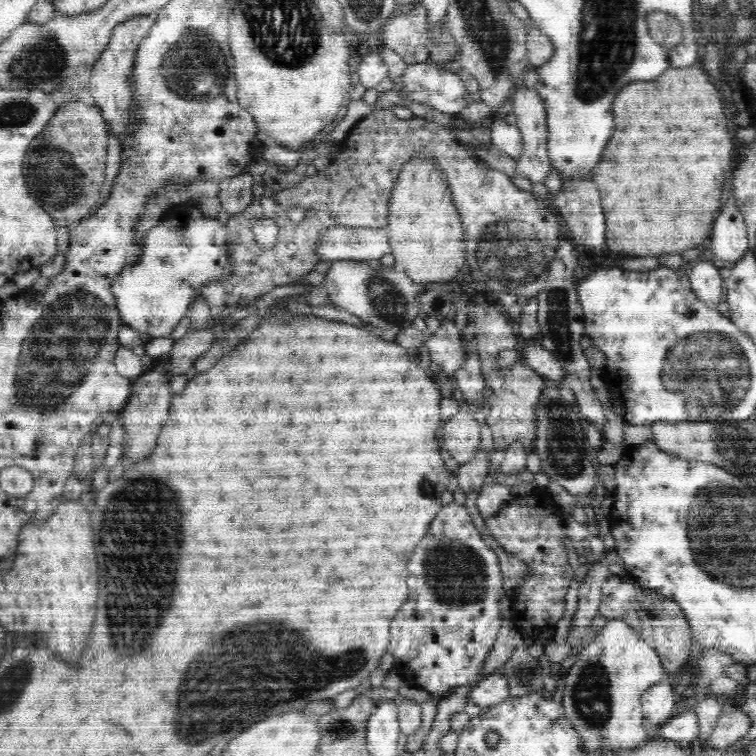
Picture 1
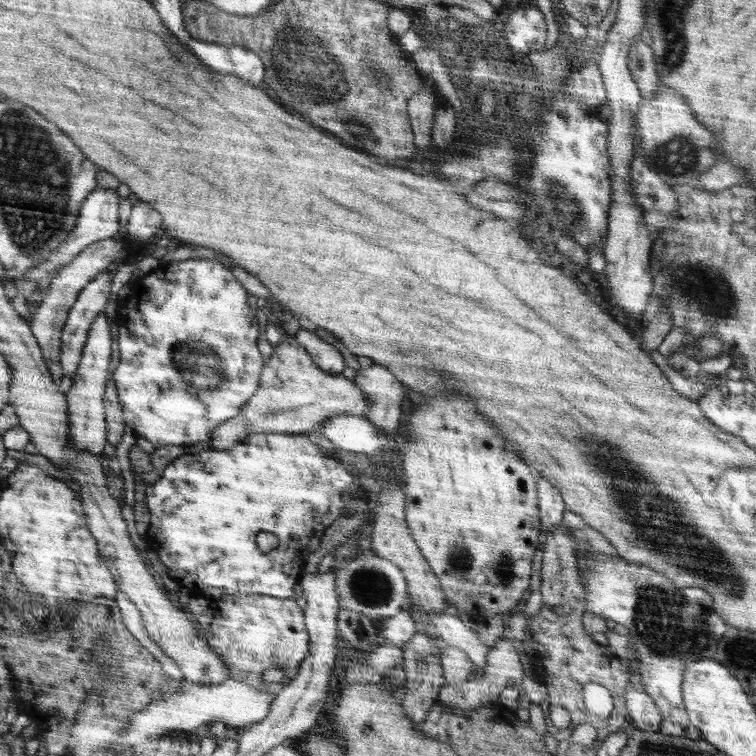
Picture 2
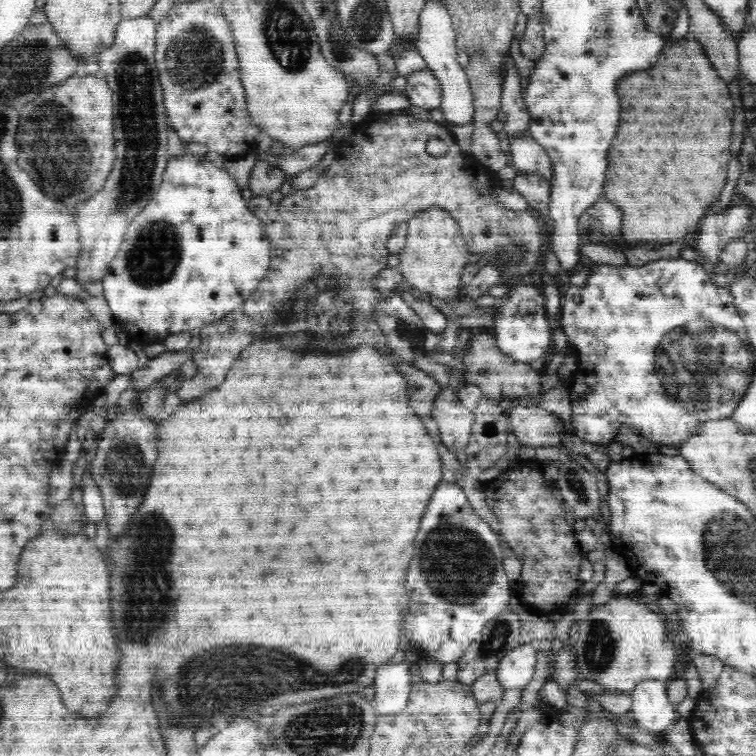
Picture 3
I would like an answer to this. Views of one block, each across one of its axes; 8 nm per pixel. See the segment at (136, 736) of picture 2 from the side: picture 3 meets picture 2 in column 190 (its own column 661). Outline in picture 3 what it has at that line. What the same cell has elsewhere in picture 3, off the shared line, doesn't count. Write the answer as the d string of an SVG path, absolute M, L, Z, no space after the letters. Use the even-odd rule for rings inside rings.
M656 679L642 680L631 694L630 714L633 724L645 732L665 732L679 714L667 695L667 683Z

